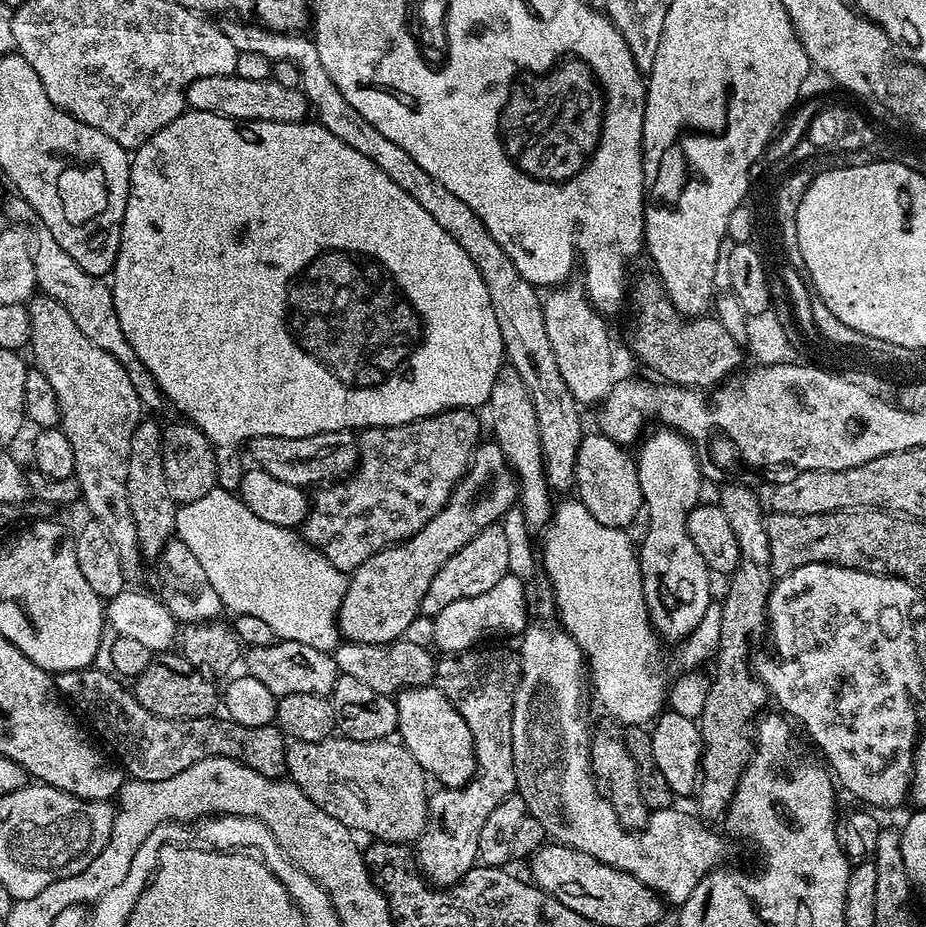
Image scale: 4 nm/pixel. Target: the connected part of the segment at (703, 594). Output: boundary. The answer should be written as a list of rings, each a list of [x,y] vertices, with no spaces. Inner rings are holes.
[[[661,427],[659,431],[652,437],[649,435],[639,445],[641,448],[640,456],[638,452],[638,478],[646,516],[648,512],[648,533],[645,534],[644,541],[639,541],[638,555],[642,590],[650,622],[656,629],[657,636],[665,641],[680,642],[695,630],[698,622],[702,622],[706,610],[714,604],[711,580],[713,577],[704,570],[684,572],[686,517],[702,500],[702,464],[699,459],[696,461],[696,452],[692,449],[695,447],[679,432],[666,427]]]

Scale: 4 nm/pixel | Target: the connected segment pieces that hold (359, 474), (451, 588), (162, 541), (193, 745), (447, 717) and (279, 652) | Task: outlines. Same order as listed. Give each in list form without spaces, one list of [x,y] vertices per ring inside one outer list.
[[[451,408],[448,412],[439,412],[421,420],[406,422],[402,426],[363,429],[358,436],[360,456],[356,459],[355,468],[343,480],[315,489],[316,497],[315,494],[311,497],[308,517],[305,518],[302,525],[303,539],[311,544],[312,547],[317,548],[339,572],[351,574],[355,568],[362,566],[362,562],[366,562],[366,558],[370,558],[387,548],[392,548],[396,544],[401,544],[406,538],[418,534],[418,530],[422,530],[426,526],[426,522],[430,522],[430,518],[434,518],[444,509],[452,491],[456,489],[456,484],[464,477],[469,464],[472,462],[472,457],[476,454],[477,447],[482,440],[482,437],[480,437],[480,420],[476,415],[477,413],[471,408]]]
[[[497,522],[486,526],[473,540],[466,542],[458,554],[454,554],[434,574],[434,582],[430,582],[430,590],[426,590],[426,598],[422,598],[421,613],[425,616],[436,617],[450,602],[458,602],[458,598],[474,598],[474,594],[482,594],[485,590],[502,582],[504,576],[509,575],[510,553],[506,542],[506,530],[503,523]]]
[[[141,419],[140,425],[134,430],[134,438],[130,438],[130,458],[126,466],[126,490],[130,514],[134,518],[134,526],[138,532],[138,546],[141,557],[155,558],[168,545],[169,540],[176,536],[176,499],[170,494],[170,486],[166,486],[166,469],[162,467],[162,428],[158,423]]]
[[[94,666],[57,672],[54,676],[57,693],[83,717],[86,724],[88,719],[87,727],[108,743],[107,751],[119,761],[131,779],[162,782],[166,778],[174,778],[174,774],[186,770],[186,766],[202,762],[202,758],[230,758],[275,780],[285,775],[286,737],[275,723],[242,726],[220,714],[189,720],[167,720],[150,714],[150,710],[143,708],[135,695],[119,683],[123,684],[113,673],[103,672]]]
[[[425,686],[422,688],[405,688],[403,692],[395,697],[398,706],[398,740],[404,745],[404,749],[409,752],[422,766],[422,770],[433,781],[437,780],[437,785],[446,788],[460,788],[466,782],[472,780],[472,775],[476,772],[476,751],[474,750],[474,738],[470,734],[470,726],[466,726],[466,718],[454,710],[454,706],[435,686]]]
[[[277,639],[275,644],[270,646],[258,646],[257,648],[248,648],[246,652],[246,660],[248,656],[248,668],[246,668],[247,675],[253,676],[258,679],[259,682],[262,682],[263,685],[270,690],[270,693],[274,694],[278,698],[285,696],[286,694],[318,694],[319,696],[328,696],[332,691],[334,682],[338,675],[336,671],[336,657],[332,652],[323,652],[322,650],[314,650],[314,646],[306,646],[306,642],[294,642],[293,640],[281,640]]]

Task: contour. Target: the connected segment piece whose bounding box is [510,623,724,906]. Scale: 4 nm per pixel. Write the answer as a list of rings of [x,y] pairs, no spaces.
[[[533,623],[524,629],[519,637],[518,655],[520,658],[520,681],[516,687],[514,694],[514,706],[512,707],[512,725],[510,726],[510,734],[514,742],[514,778],[516,779],[516,791],[519,792],[522,802],[526,802],[528,807],[527,815],[538,818],[538,822],[542,822],[545,833],[555,843],[565,844],[567,848],[577,848],[586,854],[590,854],[594,858],[598,858],[598,862],[606,862],[606,866],[614,866],[618,870],[622,870],[626,874],[630,874],[634,878],[638,878],[638,882],[642,882],[646,886],[650,886],[661,898],[669,905],[679,906],[686,902],[686,898],[690,898],[690,894],[694,894],[694,886],[698,886],[698,882],[702,882],[702,878],[707,872],[721,867],[724,856],[724,844],[720,841],[720,836],[716,832],[711,832],[711,827],[706,826],[705,821],[697,818],[691,811],[679,812],[676,806],[663,808],[657,812],[652,812],[648,817],[648,825],[645,828],[629,830],[622,826],[622,822],[618,822],[618,814],[614,814],[614,808],[610,806],[610,802],[606,802],[606,798],[598,790],[596,779],[592,773],[592,759],[590,758],[590,724],[584,721],[584,688],[586,692],[586,657],[584,652],[577,646],[576,639],[567,632],[556,628],[543,628],[542,625]]]

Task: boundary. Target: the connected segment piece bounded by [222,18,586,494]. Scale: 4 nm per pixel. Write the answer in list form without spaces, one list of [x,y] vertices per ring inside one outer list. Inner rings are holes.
[[[228,18],[222,27],[226,38],[235,46],[237,52],[246,54],[262,54],[262,58],[273,62],[290,62],[298,70],[299,89],[307,98],[315,119],[334,138],[342,138],[346,146],[358,150],[386,178],[393,180],[466,254],[470,254],[470,262],[478,266],[478,274],[486,282],[486,290],[490,290],[490,306],[494,306],[494,318],[498,318],[498,330],[502,330],[504,355],[511,371],[520,375],[522,382],[528,388],[530,398],[534,402],[534,414],[538,418],[538,428],[542,438],[542,452],[544,454],[544,473],[548,475],[548,486],[556,494],[568,494],[573,491],[576,482],[576,451],[580,449],[580,442],[586,435],[584,424],[580,421],[581,405],[576,403],[574,394],[570,394],[570,386],[562,378],[562,370],[558,370],[558,358],[554,358],[554,346],[550,346],[550,338],[546,334],[546,318],[544,317],[544,302],[536,285],[526,282],[522,274],[518,274],[518,266],[510,262],[506,250],[494,242],[490,230],[486,230],[485,223],[478,218],[474,210],[442,186],[398,142],[390,142],[379,130],[374,130],[346,98],[342,98],[342,90],[330,82],[330,74],[326,74],[326,66],[322,66],[322,58],[318,58],[318,46],[315,39],[304,37],[295,32],[272,32],[255,22],[245,22],[240,18]]]

